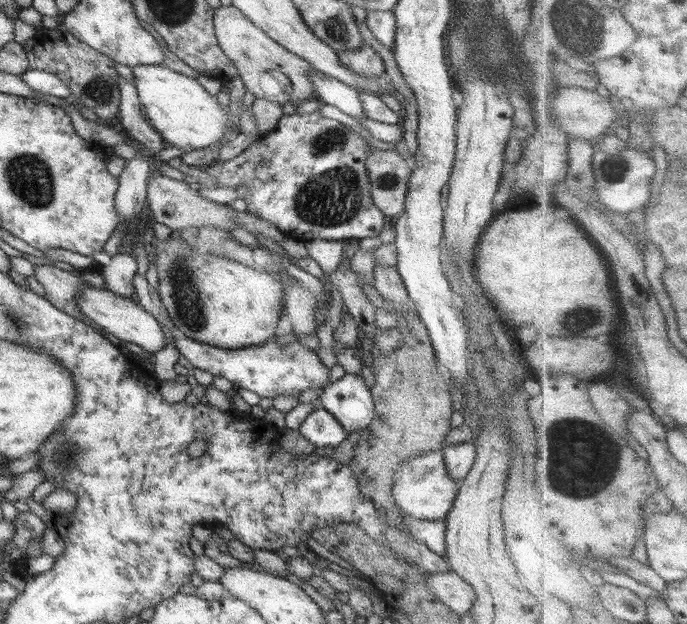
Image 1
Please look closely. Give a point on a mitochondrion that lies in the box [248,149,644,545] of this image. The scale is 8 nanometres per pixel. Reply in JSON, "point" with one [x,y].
{"point":[582,462]}

